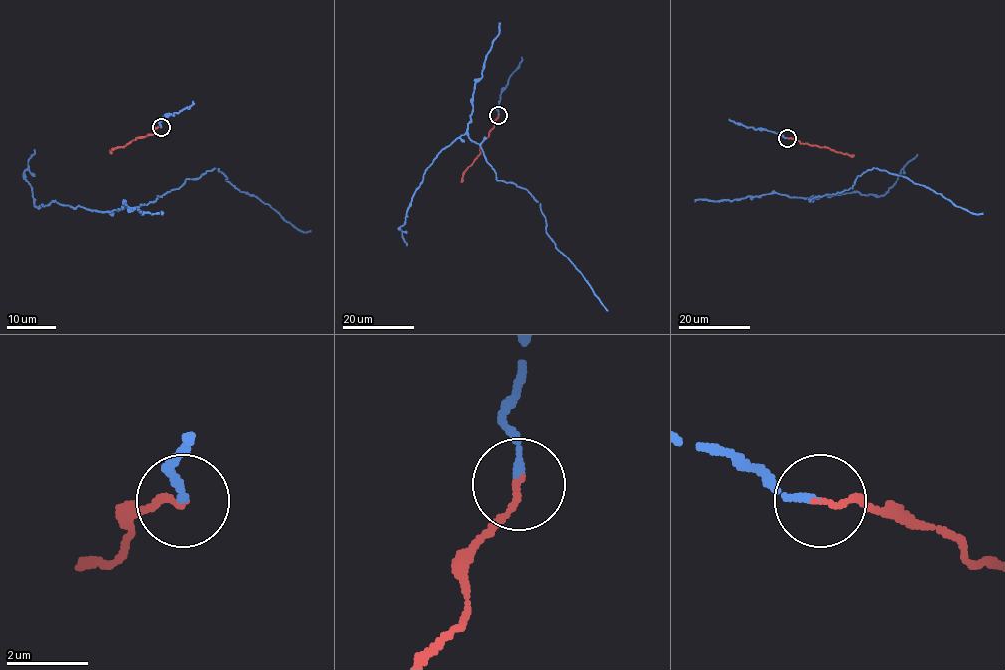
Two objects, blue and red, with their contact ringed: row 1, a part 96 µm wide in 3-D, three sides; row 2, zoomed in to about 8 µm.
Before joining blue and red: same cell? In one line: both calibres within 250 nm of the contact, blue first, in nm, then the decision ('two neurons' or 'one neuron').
calibres 170 and 140 nm; one neuron

